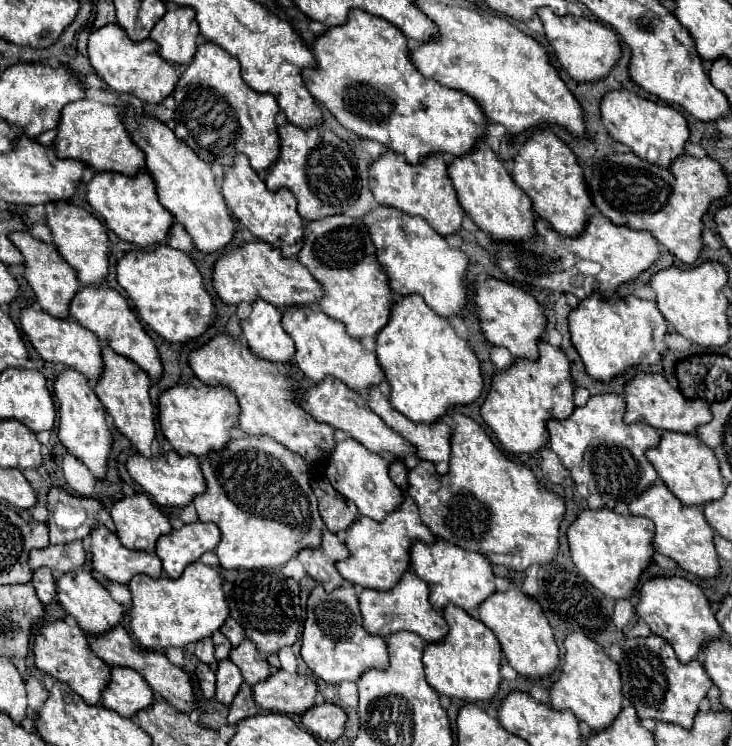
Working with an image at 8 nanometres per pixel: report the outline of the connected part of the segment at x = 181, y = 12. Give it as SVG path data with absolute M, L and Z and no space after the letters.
M172 6L152 28L150 40L158 44L158 54L174 66L186 66L196 54L198 24L192 8Z

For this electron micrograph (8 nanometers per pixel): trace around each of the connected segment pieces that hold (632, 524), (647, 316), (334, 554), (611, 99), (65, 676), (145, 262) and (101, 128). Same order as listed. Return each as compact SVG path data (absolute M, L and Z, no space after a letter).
M608 508L582 510L570 524L566 536L576 568L596 590L612 598L628 598L634 592L642 570L646 570L654 554L650 544L654 522L644 516L622 516Z
M590 294L570 312L568 326L586 372L596 380L612 380L618 372L638 364L656 364L666 352L664 334L668 334L668 324L662 320L654 302L636 296L630 296L628 302L622 296L606 298L602 294Z
M324 530L322 544L318 548L302 548L298 552L300 562L306 572L326 588L326 592L334 590L342 584L342 576L338 574L334 562L348 556L348 548L338 540L338 536L330 530Z
M612 90L600 102L600 116L602 116L602 124L606 126L608 134L614 140L632 148L632 152L638 158L650 164L670 166L674 158L684 154L684 144L690 136L688 124L686 118L670 106L640 98L628 90Z
M46 620L40 624L40 628L34 632L34 662L36 666L50 674L52 678L70 684L70 688L82 696L84 702L88 704L96 704L100 702L100 690L108 684L110 680L110 666L100 660L98 656L94 656L94 652L90 652L88 642L84 632L78 626L70 626L64 620Z
M158 244L154 250L130 250L118 260L116 280L126 290L136 306L140 320L168 342L188 342L198 338L214 320L214 304L204 290L202 276L186 252L168 244Z
M78 100L64 106L60 114L60 122L56 128L56 140L52 150L58 158L72 158L88 164L94 170L112 170L122 174L134 174L144 170L144 154L142 150L130 140L124 124L122 114L116 106L100 104L94 100Z

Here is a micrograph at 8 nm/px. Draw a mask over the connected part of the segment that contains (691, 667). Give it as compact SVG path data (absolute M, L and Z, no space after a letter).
M660 636L626 638L622 644L622 694L636 708L640 718L652 718L658 722L672 722L684 728L692 726L698 712L698 702L706 696L712 680L698 660L682 664L670 644Z

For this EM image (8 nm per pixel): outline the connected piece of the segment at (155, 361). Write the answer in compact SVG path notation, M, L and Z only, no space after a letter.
M82 286L76 294L78 296L74 296L70 302L70 318L92 330L100 340L108 342L116 354L122 354L136 362L140 368L144 368L144 372L148 372L152 380L158 380L162 374L162 364L156 346L152 338L144 332L142 324L136 320L136 314L130 310L126 298L106 286Z

